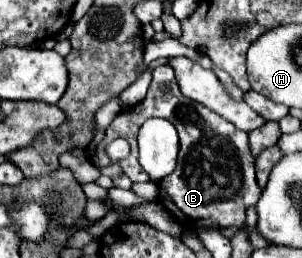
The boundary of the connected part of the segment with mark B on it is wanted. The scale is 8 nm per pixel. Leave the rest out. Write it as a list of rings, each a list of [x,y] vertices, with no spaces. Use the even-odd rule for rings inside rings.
[[[168,66],[154,68],[154,80],[148,88],[144,102],[122,110],[106,128],[106,136],[96,148],[96,166],[98,168],[108,166],[110,160],[104,152],[106,144],[110,144],[114,138],[124,138],[130,144],[130,154],[124,160],[120,160],[120,166],[124,174],[134,182],[146,182],[148,174],[138,164],[138,146],[134,136],[150,116],[158,116],[172,122],[180,136],[180,154],[176,170],[158,184],[160,190],[166,192],[166,196],[160,194],[162,206],[172,216],[176,216],[178,224],[182,224],[184,228],[218,228],[218,226],[242,228],[246,220],[246,210],[250,206],[256,206],[262,192],[256,184],[254,156],[250,152],[248,134],[238,130],[234,124],[226,122],[222,116],[208,110],[200,102],[192,102],[190,98],[186,98],[178,88],[172,68]],[[190,146],[216,146],[216,148],[190,148]]]

